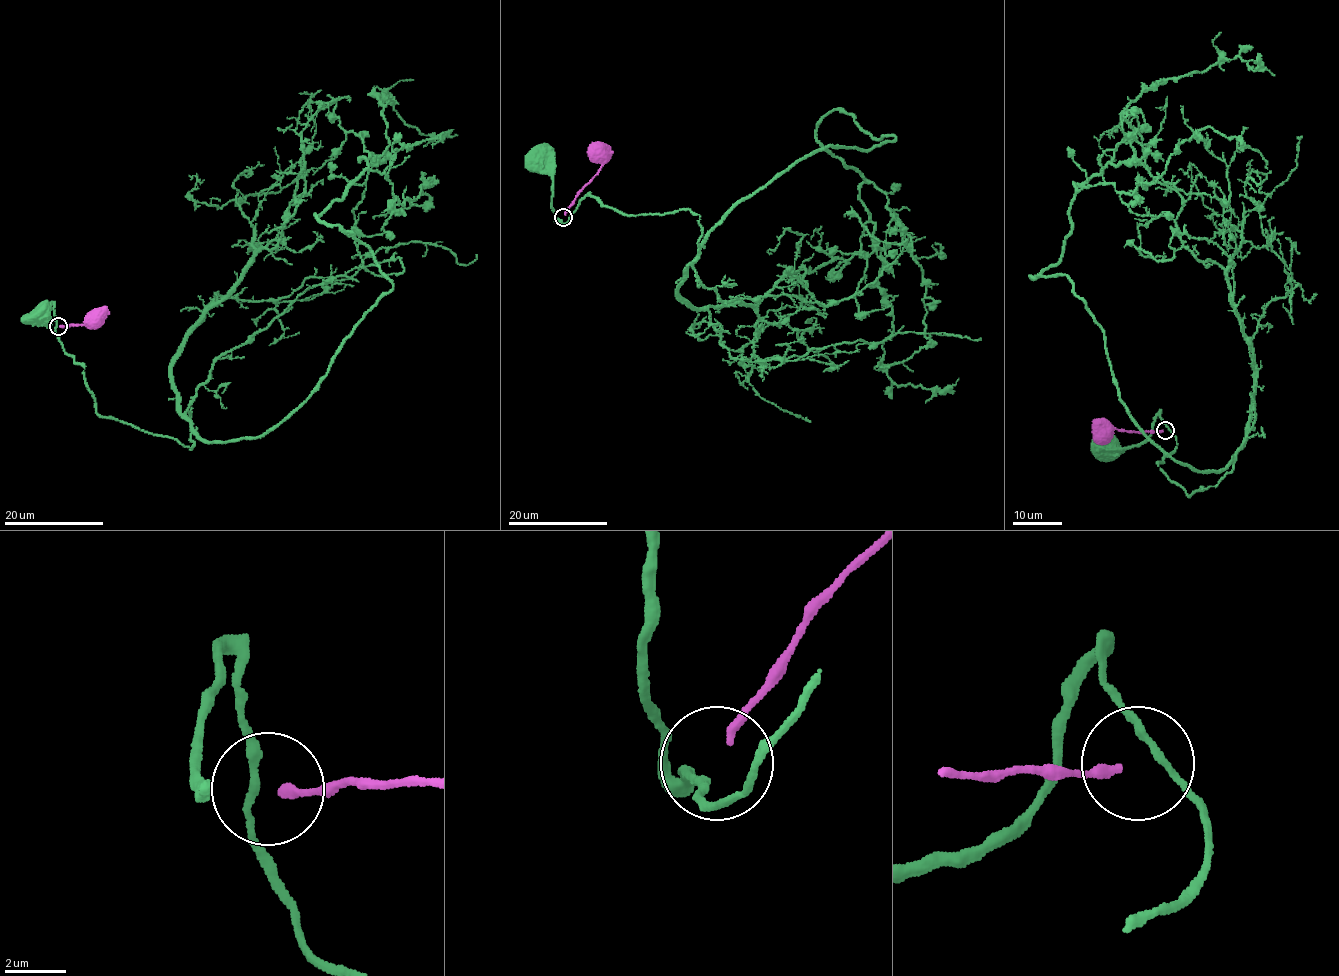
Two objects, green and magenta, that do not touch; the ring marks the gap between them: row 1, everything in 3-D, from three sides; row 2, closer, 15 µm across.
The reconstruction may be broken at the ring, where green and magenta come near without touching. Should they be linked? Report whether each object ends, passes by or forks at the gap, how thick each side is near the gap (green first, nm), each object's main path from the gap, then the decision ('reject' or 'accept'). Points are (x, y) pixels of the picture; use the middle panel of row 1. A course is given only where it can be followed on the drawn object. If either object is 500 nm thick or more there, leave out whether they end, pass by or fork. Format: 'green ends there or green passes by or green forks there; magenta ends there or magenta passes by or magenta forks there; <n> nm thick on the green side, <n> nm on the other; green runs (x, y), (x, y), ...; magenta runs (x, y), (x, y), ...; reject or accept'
green passes by; magenta ends there; 240 nm thick on the green side, 300 nm on the other; green runs (562, 220), (554, 216), (552, 178), (539, 170), (539, 163), (543, 161); magenta runs (564, 214), (575, 195), (600, 167), (598, 152); reject

